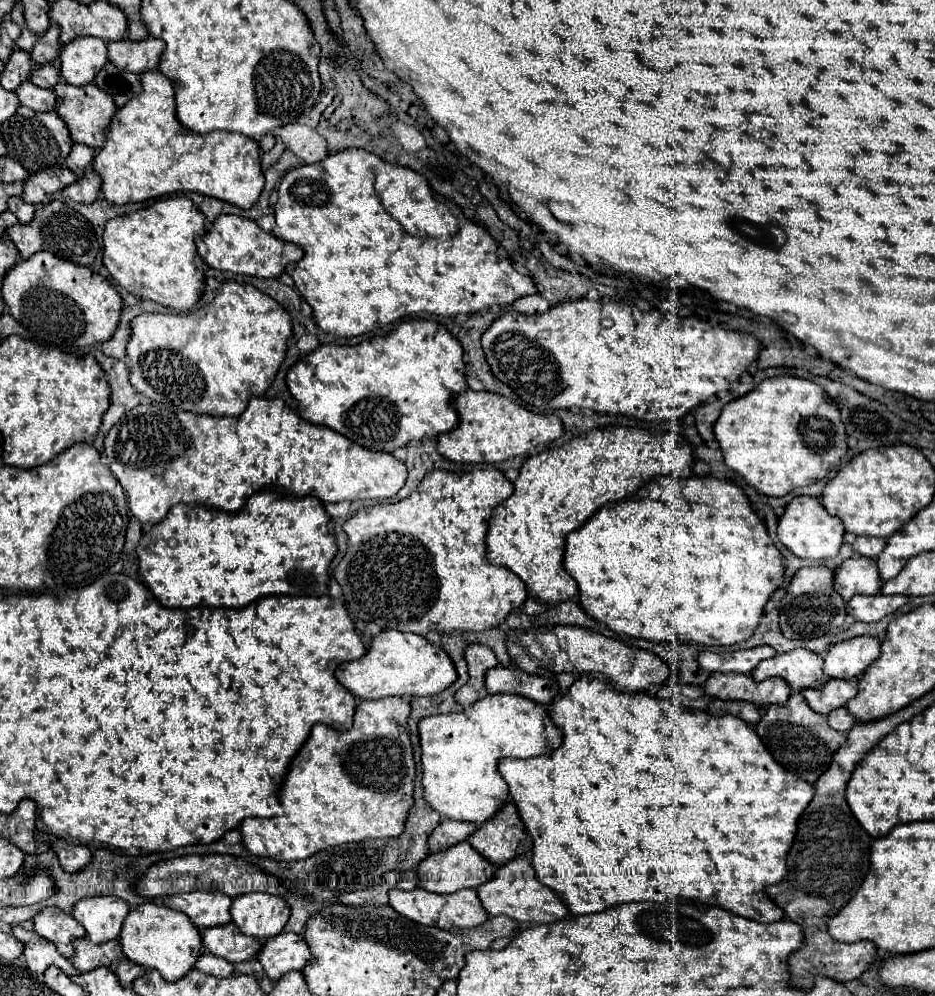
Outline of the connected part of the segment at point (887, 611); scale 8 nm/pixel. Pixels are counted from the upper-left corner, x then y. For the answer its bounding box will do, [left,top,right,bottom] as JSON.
[847,593,909,623]

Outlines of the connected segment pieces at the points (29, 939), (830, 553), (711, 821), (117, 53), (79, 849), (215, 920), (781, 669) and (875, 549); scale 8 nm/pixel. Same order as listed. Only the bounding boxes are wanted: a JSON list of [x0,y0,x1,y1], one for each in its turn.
[[13,927,79,977],[777,497,845,559],[499,673,815,923],[109,37,165,73],[53,839,93,873],[179,891,231,929],[751,649,825,691],[853,537,885,559]]

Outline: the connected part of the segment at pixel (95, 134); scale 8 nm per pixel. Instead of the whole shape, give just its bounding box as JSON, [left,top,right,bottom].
[53,83,117,149]

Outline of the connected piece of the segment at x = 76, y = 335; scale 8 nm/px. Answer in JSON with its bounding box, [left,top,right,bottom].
[3,251,123,349]

